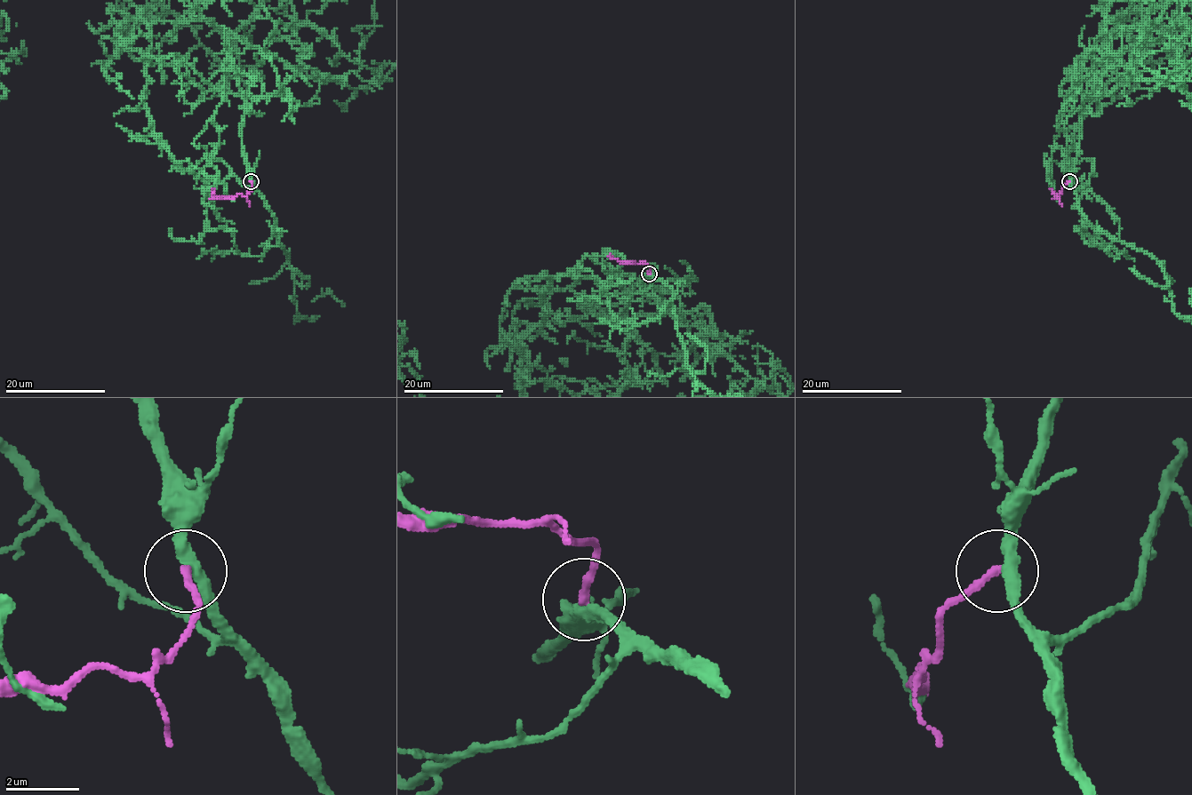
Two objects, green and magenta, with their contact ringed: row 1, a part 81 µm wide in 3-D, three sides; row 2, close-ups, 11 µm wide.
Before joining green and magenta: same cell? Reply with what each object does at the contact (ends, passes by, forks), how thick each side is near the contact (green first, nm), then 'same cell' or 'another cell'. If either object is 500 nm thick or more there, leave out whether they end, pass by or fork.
green passes by; magenta ends; calibres 340 and 220 nm; another cell

